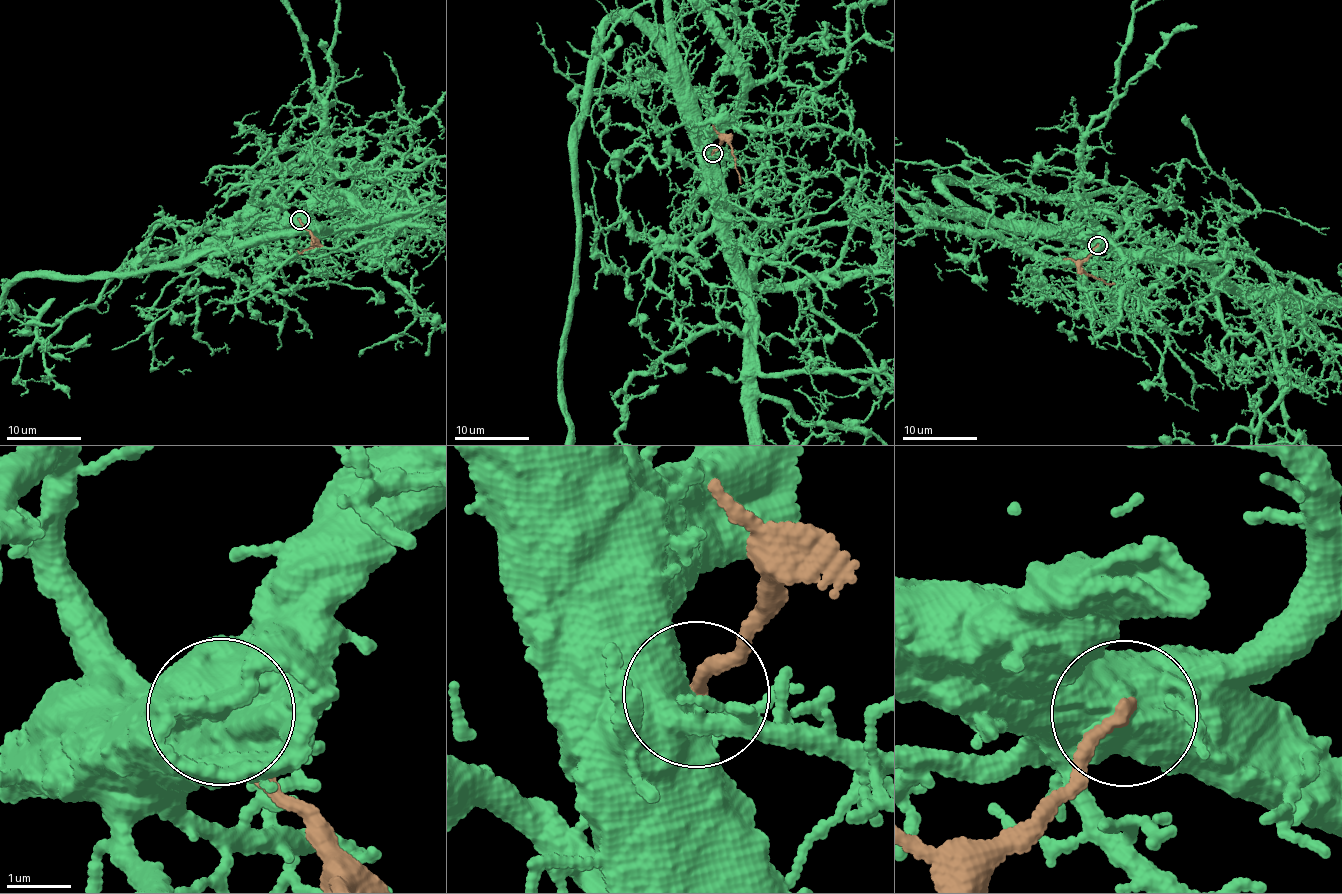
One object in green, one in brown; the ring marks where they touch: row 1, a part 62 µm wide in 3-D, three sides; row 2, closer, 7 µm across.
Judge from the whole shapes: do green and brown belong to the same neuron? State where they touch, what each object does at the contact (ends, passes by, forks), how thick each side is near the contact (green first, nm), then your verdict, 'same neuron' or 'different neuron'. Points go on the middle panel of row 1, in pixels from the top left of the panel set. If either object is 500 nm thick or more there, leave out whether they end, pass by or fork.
place (712, 153); calibres 750 and 200 nm; different neuron

